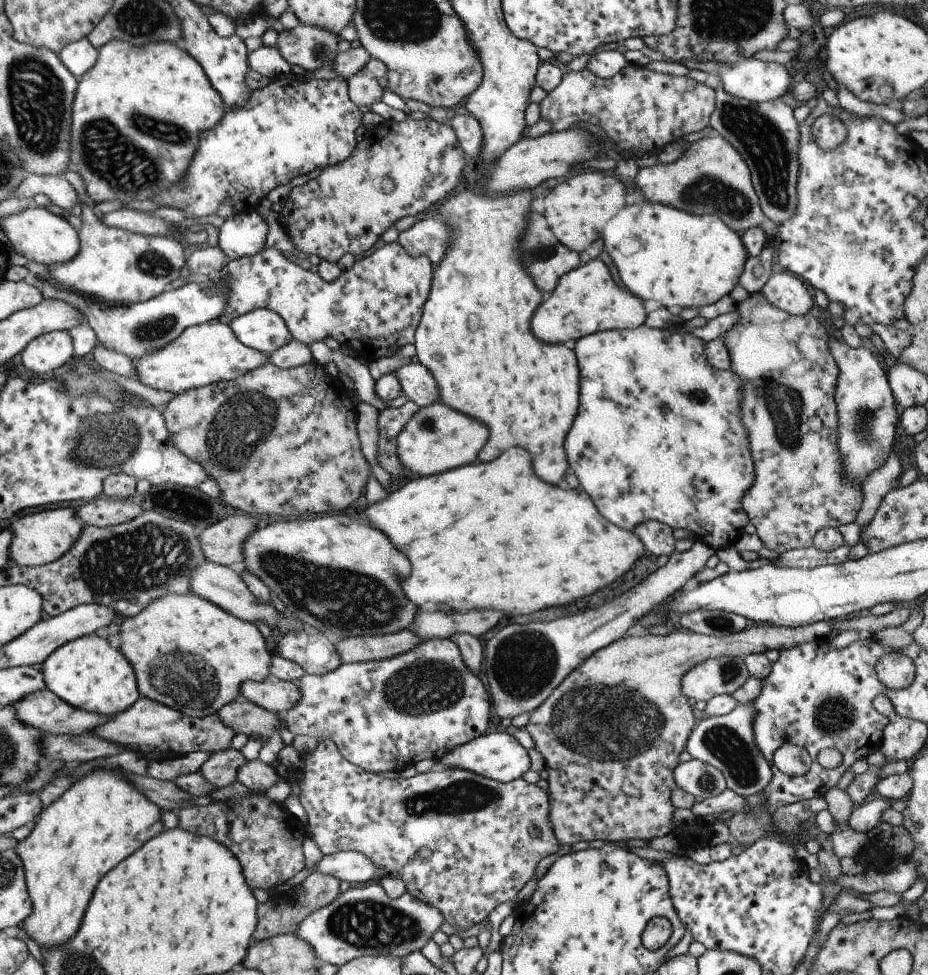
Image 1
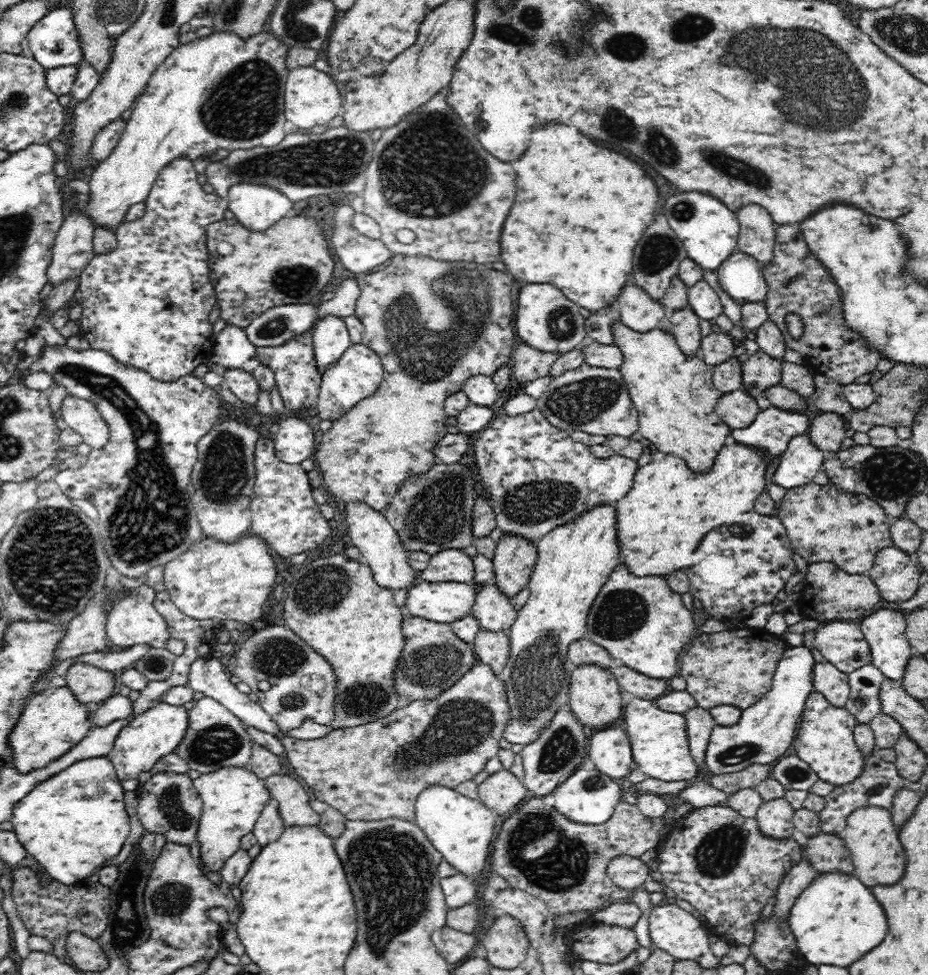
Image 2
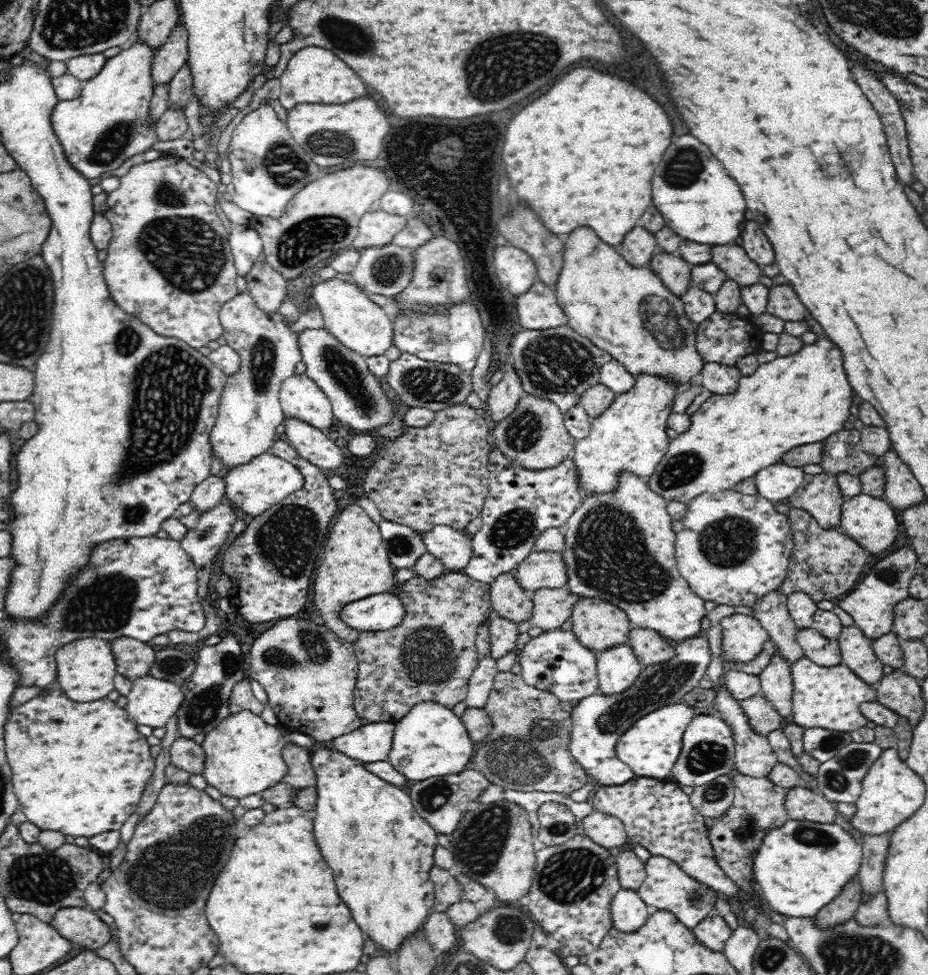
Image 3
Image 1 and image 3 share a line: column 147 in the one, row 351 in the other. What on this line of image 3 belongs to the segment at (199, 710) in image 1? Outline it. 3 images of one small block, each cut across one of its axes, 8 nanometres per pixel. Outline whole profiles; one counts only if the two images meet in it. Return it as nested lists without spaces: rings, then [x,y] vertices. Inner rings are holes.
[[[578,228],[570,234],[555,290],[557,301],[568,318],[568,327],[623,364],[632,376],[645,374],[665,380],[684,394],[692,378],[702,372],[706,362],[696,348],[697,327],[687,318],[682,299],[673,295],[649,267],[632,268],[615,247],[606,246],[590,228]]]

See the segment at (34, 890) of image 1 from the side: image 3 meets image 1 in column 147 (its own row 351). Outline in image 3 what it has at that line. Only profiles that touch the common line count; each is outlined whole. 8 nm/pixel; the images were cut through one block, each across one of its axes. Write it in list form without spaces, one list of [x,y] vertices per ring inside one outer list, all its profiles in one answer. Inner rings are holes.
[[[828,338],[819,339],[813,345],[804,345],[800,352],[796,352],[792,356],[777,356],[768,363],[760,364],[760,368],[754,374],[741,377],[736,392],[732,394],[712,394],[706,398],[696,412],[689,416],[691,420],[690,428],[682,434],[671,436],[667,451],[661,458],[660,464],[656,467],[652,476],[646,479],[647,485],[654,494],[661,496],[664,500],[677,500],[682,504],[687,504],[692,498],[696,498],[696,496],[700,496],[704,492],[716,493],[724,490],[735,490],[737,484],[753,477],[762,468],[768,468],[768,466],[780,463],[782,456],[792,448],[802,446],[802,444],[822,443],[828,436],[832,436],[832,434],[842,430],[844,422],[848,420],[850,415],[850,404],[852,404],[852,388],[850,388],[850,384],[848,384],[848,380],[844,376],[842,356],[840,356],[838,348],[834,348],[834,344],[831,344]]]

